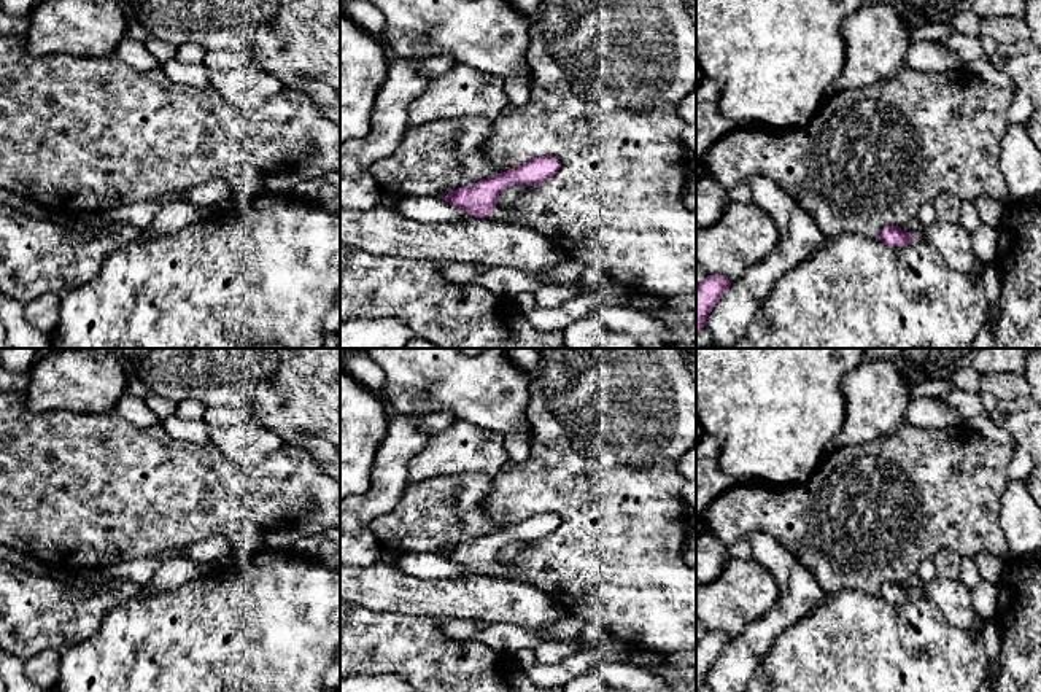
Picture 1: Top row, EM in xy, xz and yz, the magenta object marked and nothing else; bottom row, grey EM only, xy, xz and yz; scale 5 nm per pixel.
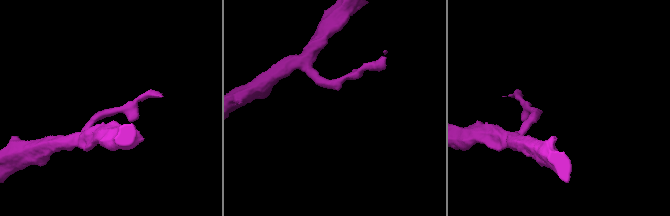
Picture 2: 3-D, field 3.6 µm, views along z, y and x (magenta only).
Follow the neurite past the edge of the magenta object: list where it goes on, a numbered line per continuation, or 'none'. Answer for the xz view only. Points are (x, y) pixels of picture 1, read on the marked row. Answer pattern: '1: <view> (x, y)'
1: xz (499, 213)

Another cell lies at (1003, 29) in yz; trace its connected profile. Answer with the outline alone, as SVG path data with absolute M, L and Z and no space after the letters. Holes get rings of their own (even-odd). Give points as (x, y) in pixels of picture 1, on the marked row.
M990 16L979 19L981 37L992 37L998 45L1030 40L1030 29L1020 17Z

